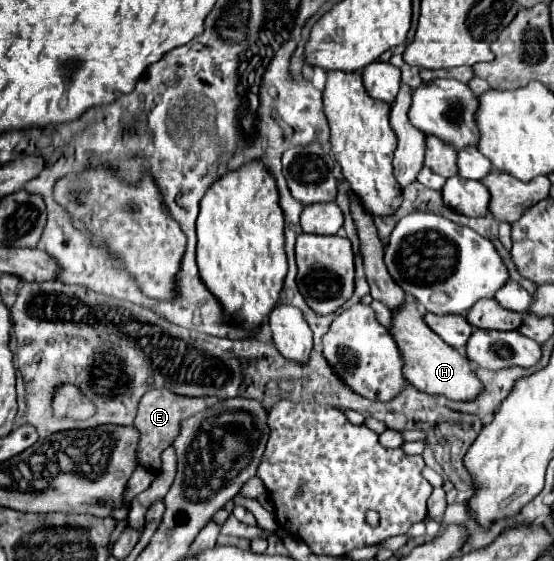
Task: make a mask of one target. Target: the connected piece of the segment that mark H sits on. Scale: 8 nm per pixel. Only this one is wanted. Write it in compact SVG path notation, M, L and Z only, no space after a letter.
M406 299L406 305L402 309L392 311L392 325L390 335L394 337L400 353L402 353L402 373L408 383L412 383L416 389L430 393L430 395L446 395L452 401L470 401L476 399L482 391L482 383L474 375L470 361L460 355L454 347L446 345L422 319L418 305L414 299Z

